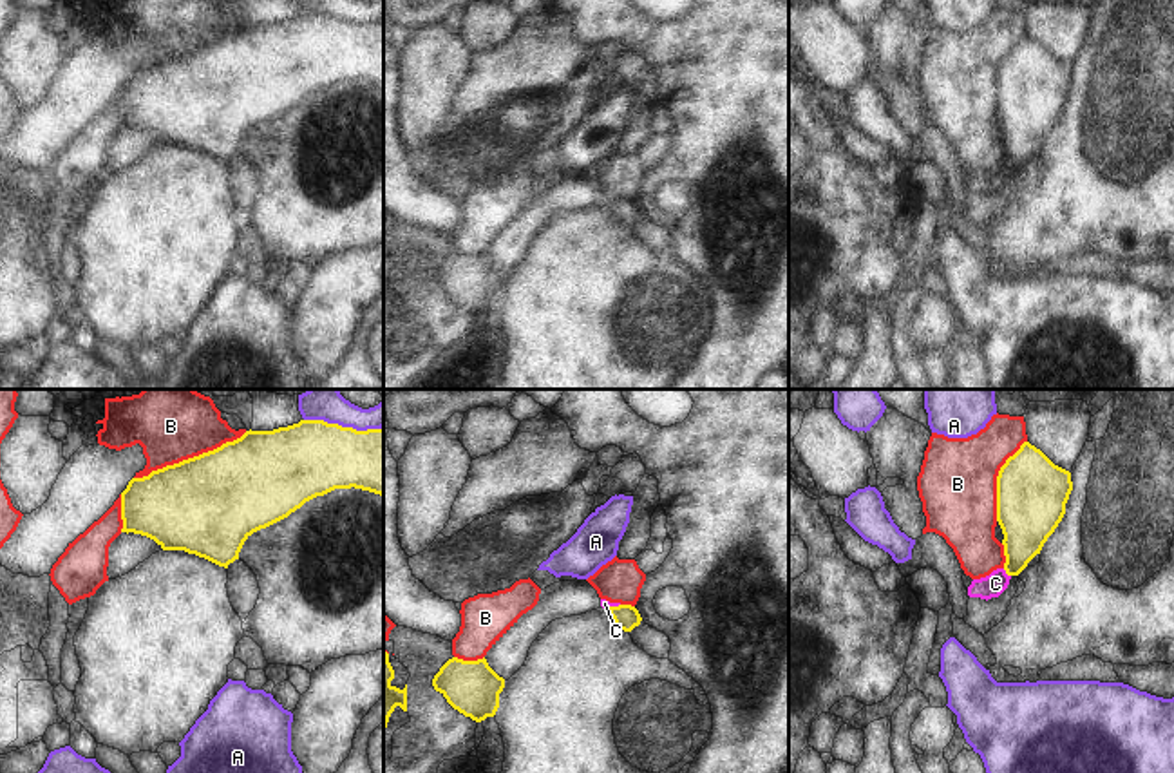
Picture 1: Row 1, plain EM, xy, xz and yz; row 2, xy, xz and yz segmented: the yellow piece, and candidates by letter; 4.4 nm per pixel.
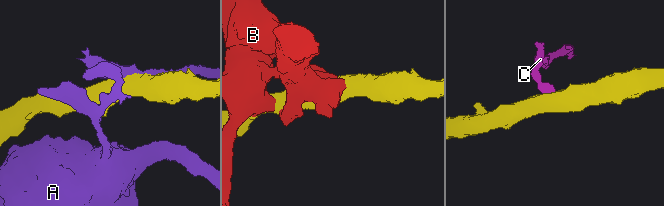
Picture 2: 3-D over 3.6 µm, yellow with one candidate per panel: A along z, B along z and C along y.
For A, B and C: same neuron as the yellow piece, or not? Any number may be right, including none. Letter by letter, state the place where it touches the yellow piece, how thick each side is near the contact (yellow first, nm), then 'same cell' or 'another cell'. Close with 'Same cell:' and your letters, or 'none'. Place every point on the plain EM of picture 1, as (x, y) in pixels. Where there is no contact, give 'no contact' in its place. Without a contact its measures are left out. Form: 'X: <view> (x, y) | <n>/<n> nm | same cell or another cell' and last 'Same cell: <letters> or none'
A: xy (344, 22) | 340/100 nm | another cell
B: xy (190, 53) | 440/260 nm | another cell
C: yz (1006, 167) | 240/100 nm | another cell
Same cell: none

